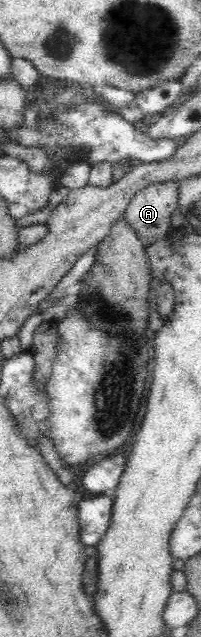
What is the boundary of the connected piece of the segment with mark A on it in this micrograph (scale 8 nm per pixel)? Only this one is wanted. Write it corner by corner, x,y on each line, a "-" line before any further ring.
179,180
153,183
142,188
127,205
122,218
135,231
142,246
161,241
170,228
170,217
176,210

